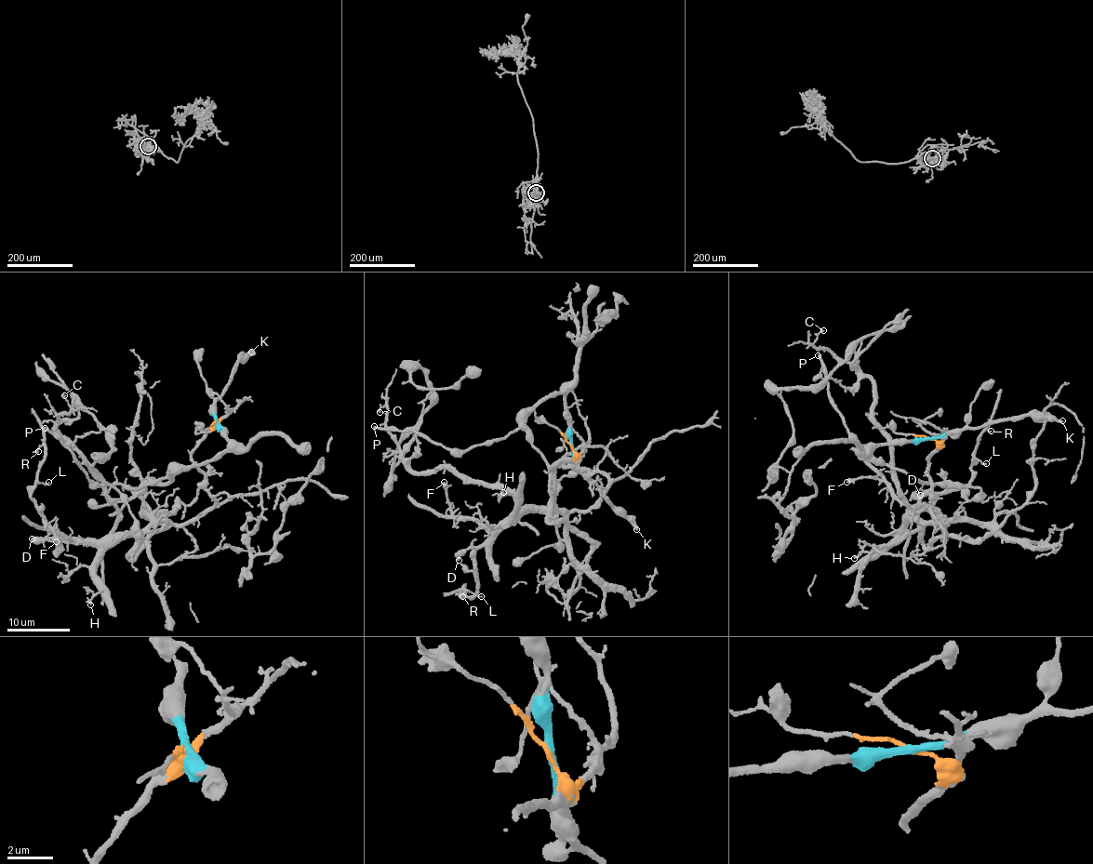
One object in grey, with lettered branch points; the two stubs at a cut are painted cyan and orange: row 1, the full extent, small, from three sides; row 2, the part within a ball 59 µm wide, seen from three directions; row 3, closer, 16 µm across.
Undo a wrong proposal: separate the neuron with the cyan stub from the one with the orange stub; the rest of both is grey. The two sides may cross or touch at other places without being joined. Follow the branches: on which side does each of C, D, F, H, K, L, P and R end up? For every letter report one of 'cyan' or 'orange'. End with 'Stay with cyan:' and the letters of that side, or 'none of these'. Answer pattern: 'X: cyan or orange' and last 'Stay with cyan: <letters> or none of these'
C: orange
D: orange
F: orange
H: orange
K: cyan
L: orange
P: cyan
R: orange
Stay with cyan: K, P

